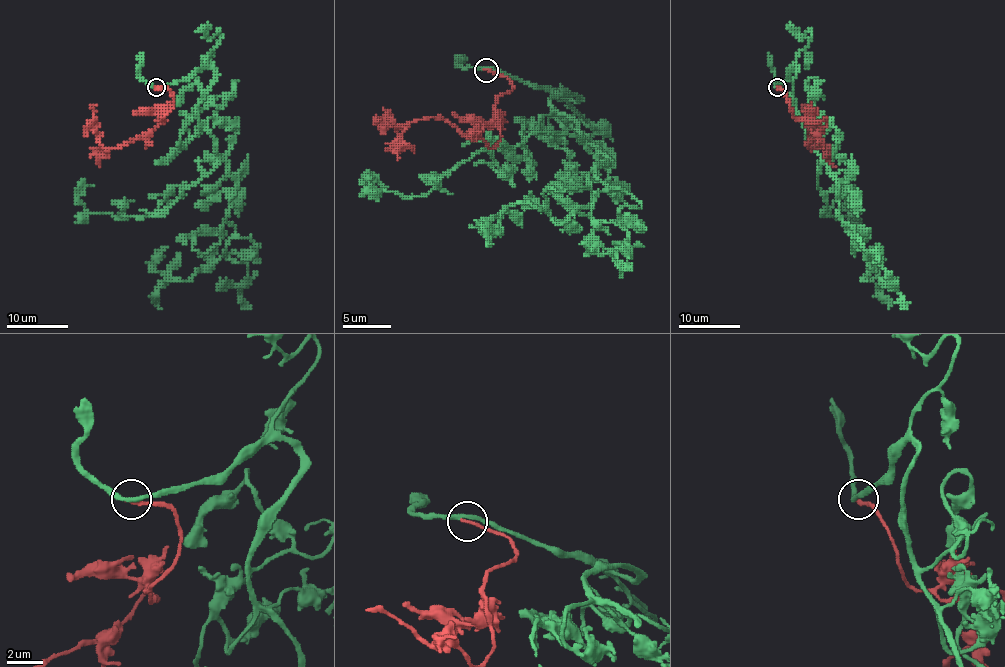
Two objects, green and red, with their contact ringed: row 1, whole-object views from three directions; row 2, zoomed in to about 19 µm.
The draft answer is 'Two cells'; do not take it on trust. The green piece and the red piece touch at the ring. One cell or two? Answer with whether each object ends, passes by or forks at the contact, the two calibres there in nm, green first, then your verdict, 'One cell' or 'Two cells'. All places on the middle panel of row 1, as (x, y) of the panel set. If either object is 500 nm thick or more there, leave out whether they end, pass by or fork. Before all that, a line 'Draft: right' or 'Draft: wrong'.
Draft: wrong
At the ring green passes by. At the ring red ends. Thickness 240 nm (green) against 200 nm. One cell

